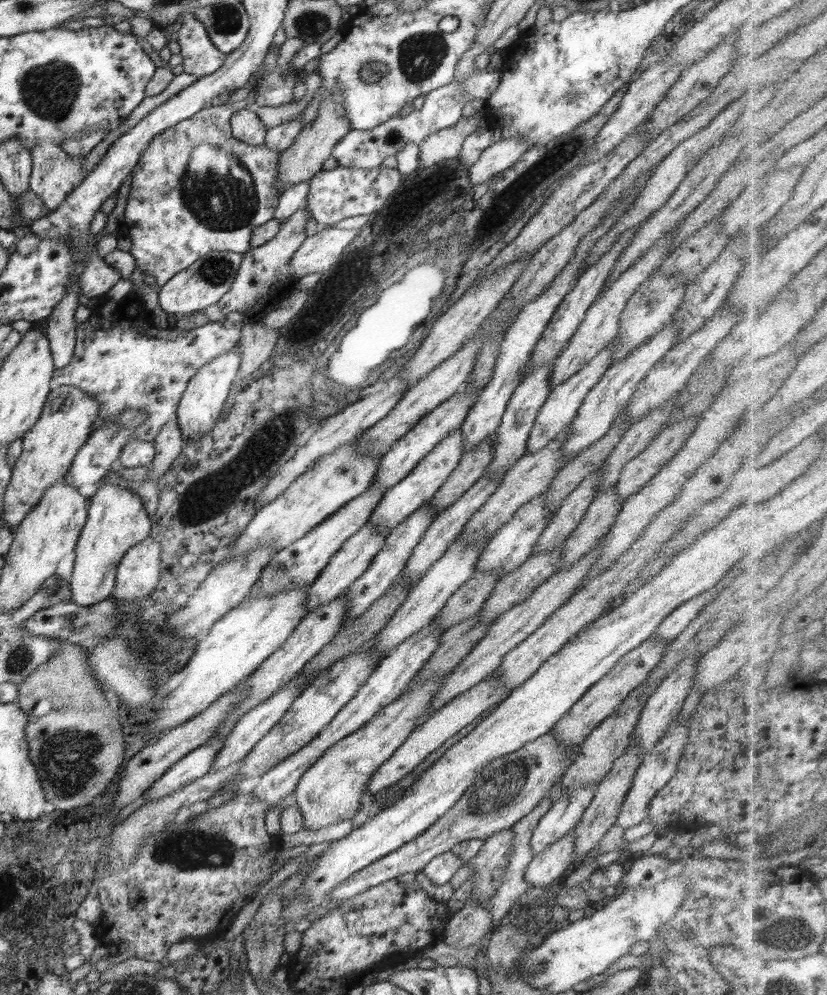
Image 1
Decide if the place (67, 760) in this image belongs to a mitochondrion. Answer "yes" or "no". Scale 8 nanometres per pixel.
yes

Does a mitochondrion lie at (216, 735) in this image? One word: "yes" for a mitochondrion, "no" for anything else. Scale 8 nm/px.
no

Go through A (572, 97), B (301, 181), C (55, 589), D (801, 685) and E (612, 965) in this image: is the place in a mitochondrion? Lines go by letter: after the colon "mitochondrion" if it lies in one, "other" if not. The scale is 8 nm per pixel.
A: mitochondrion
B: other
C: other
D: other
E: other

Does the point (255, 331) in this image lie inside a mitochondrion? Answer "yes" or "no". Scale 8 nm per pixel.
no

